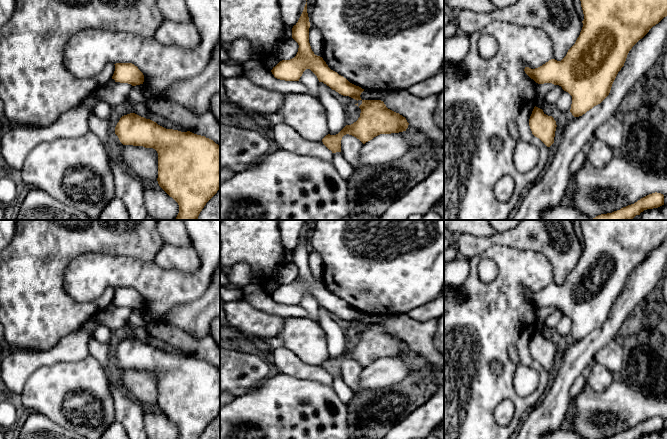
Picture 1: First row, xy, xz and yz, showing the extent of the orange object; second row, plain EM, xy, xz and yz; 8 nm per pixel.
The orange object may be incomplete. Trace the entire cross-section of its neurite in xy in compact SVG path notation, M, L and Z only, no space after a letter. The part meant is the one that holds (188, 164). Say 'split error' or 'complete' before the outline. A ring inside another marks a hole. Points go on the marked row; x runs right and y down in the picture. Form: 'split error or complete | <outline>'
complete | M135 113L124 115L115 127L123 145L153 148L158 153L158 184L179 205L175 220L197 220L206 203L220 189L220 146L190 131L166 129Z

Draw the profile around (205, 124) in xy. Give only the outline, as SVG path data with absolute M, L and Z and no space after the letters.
M165 98L151 99L146 106L153 113L183 126L194 134L205 136L220 146L220 123L211 111L197 115L186 107Z

